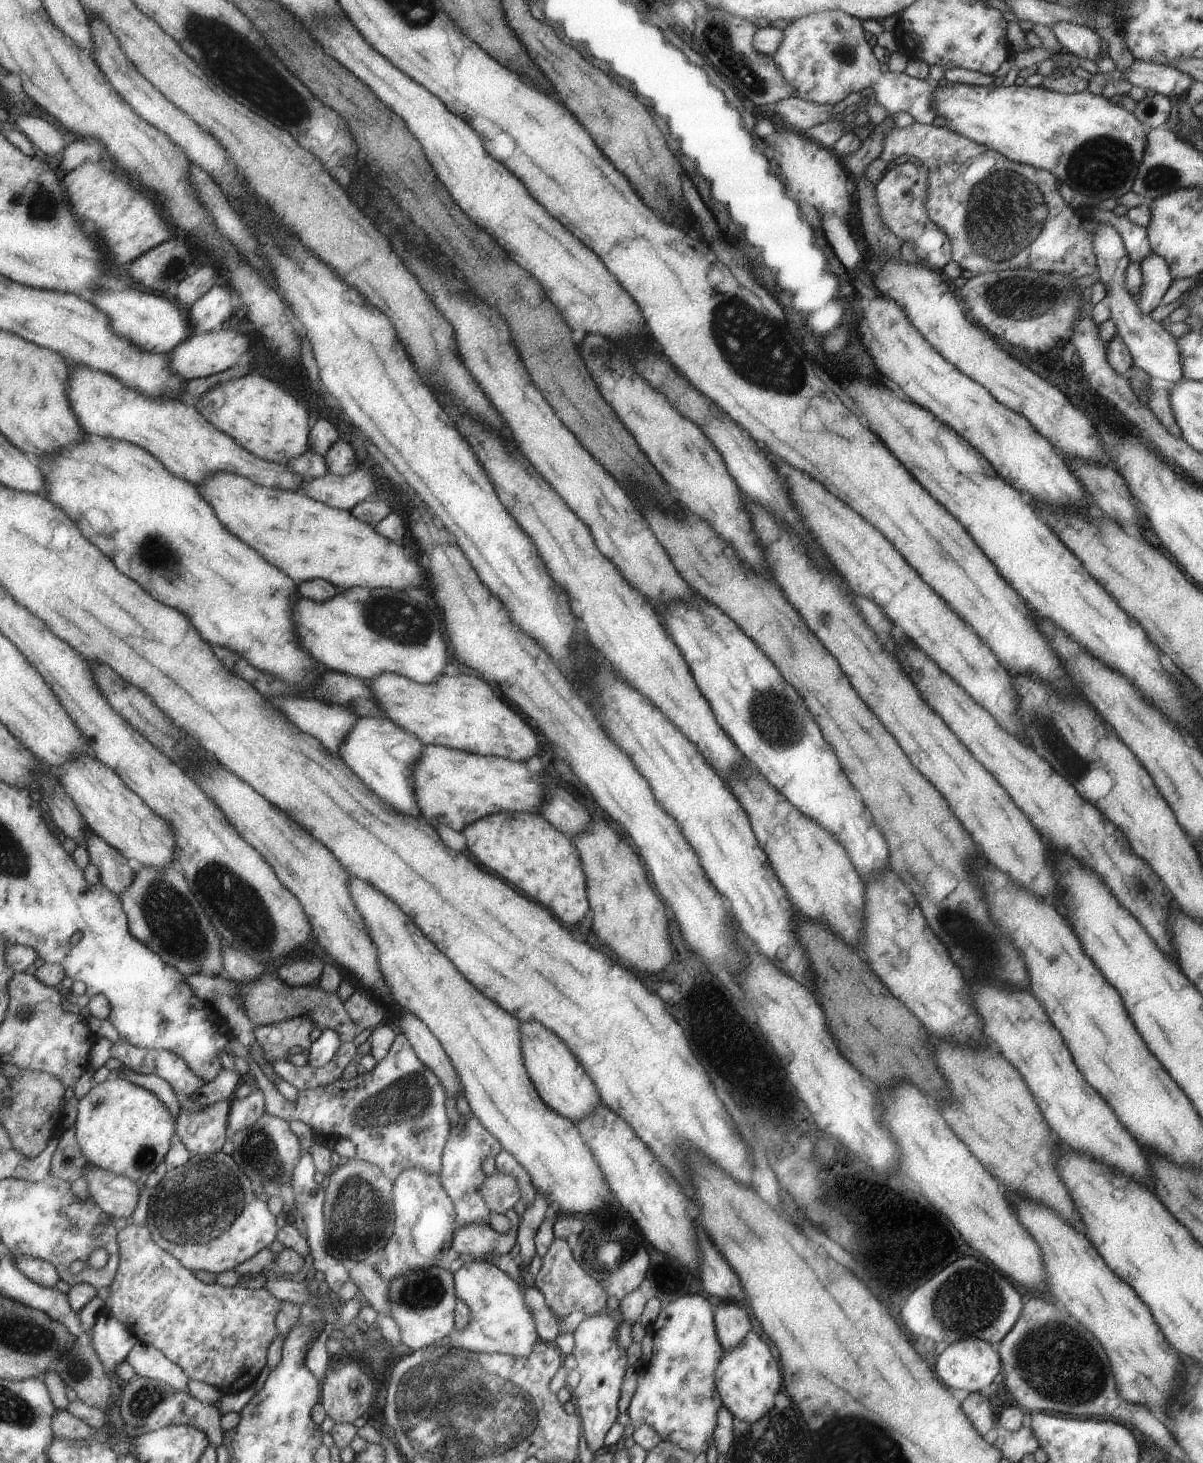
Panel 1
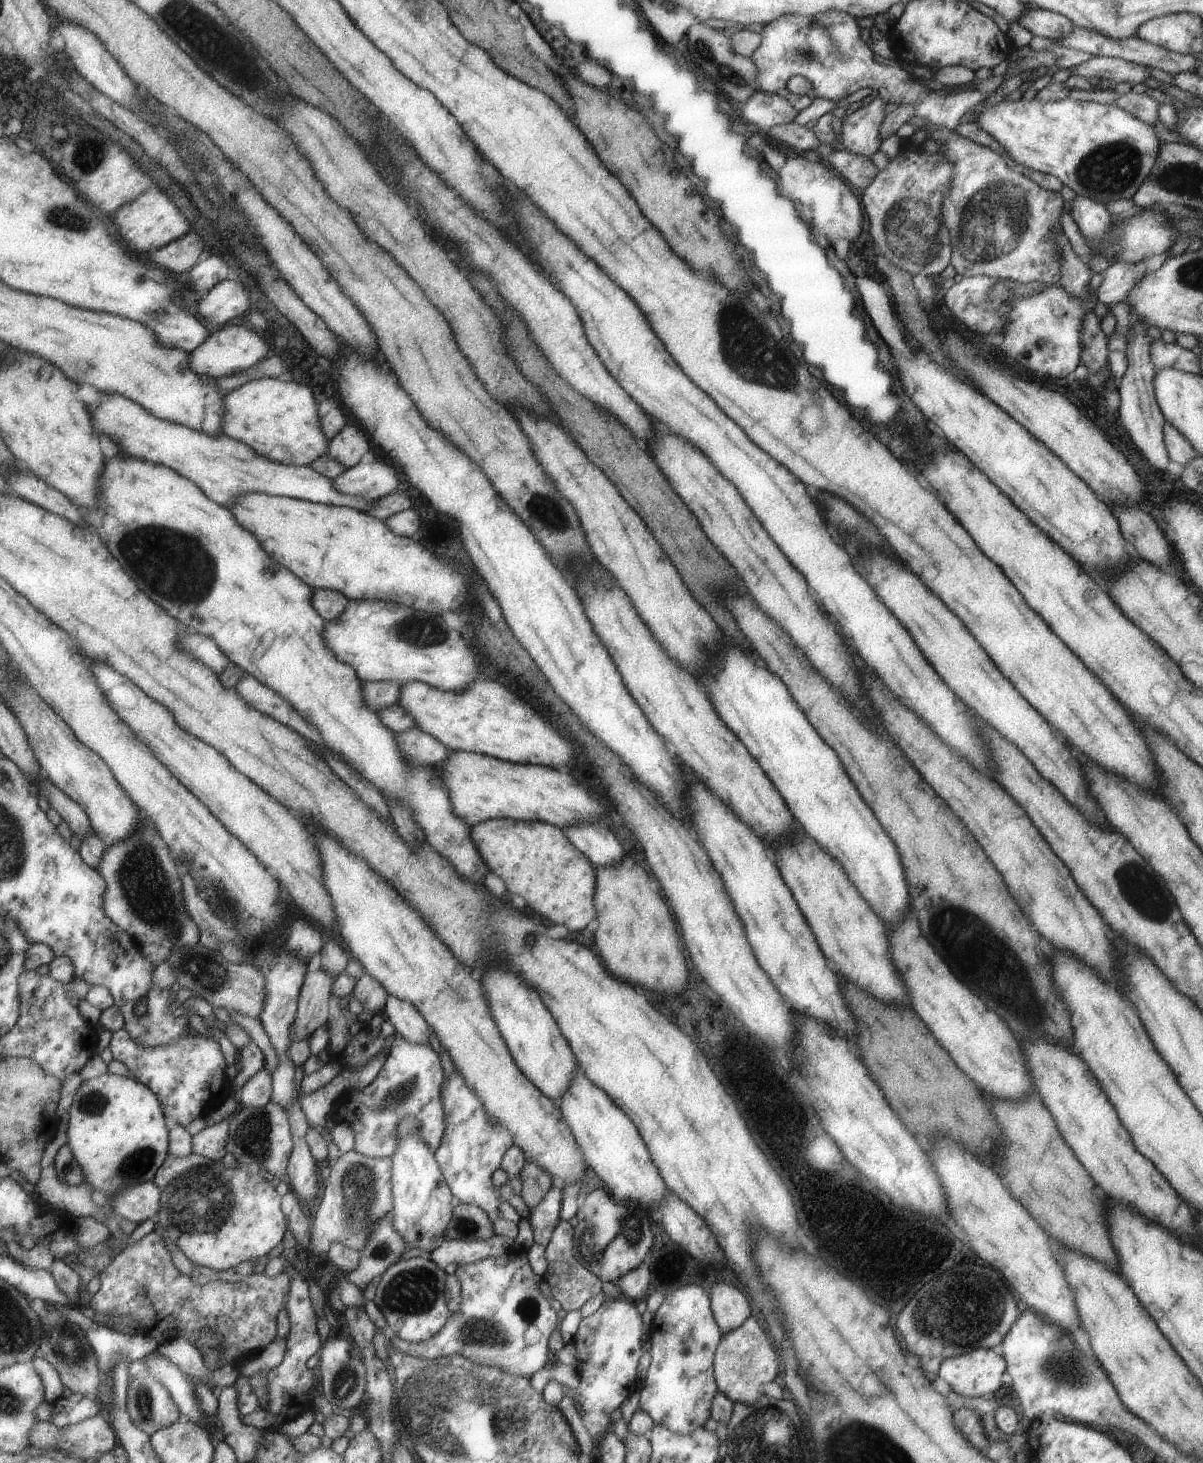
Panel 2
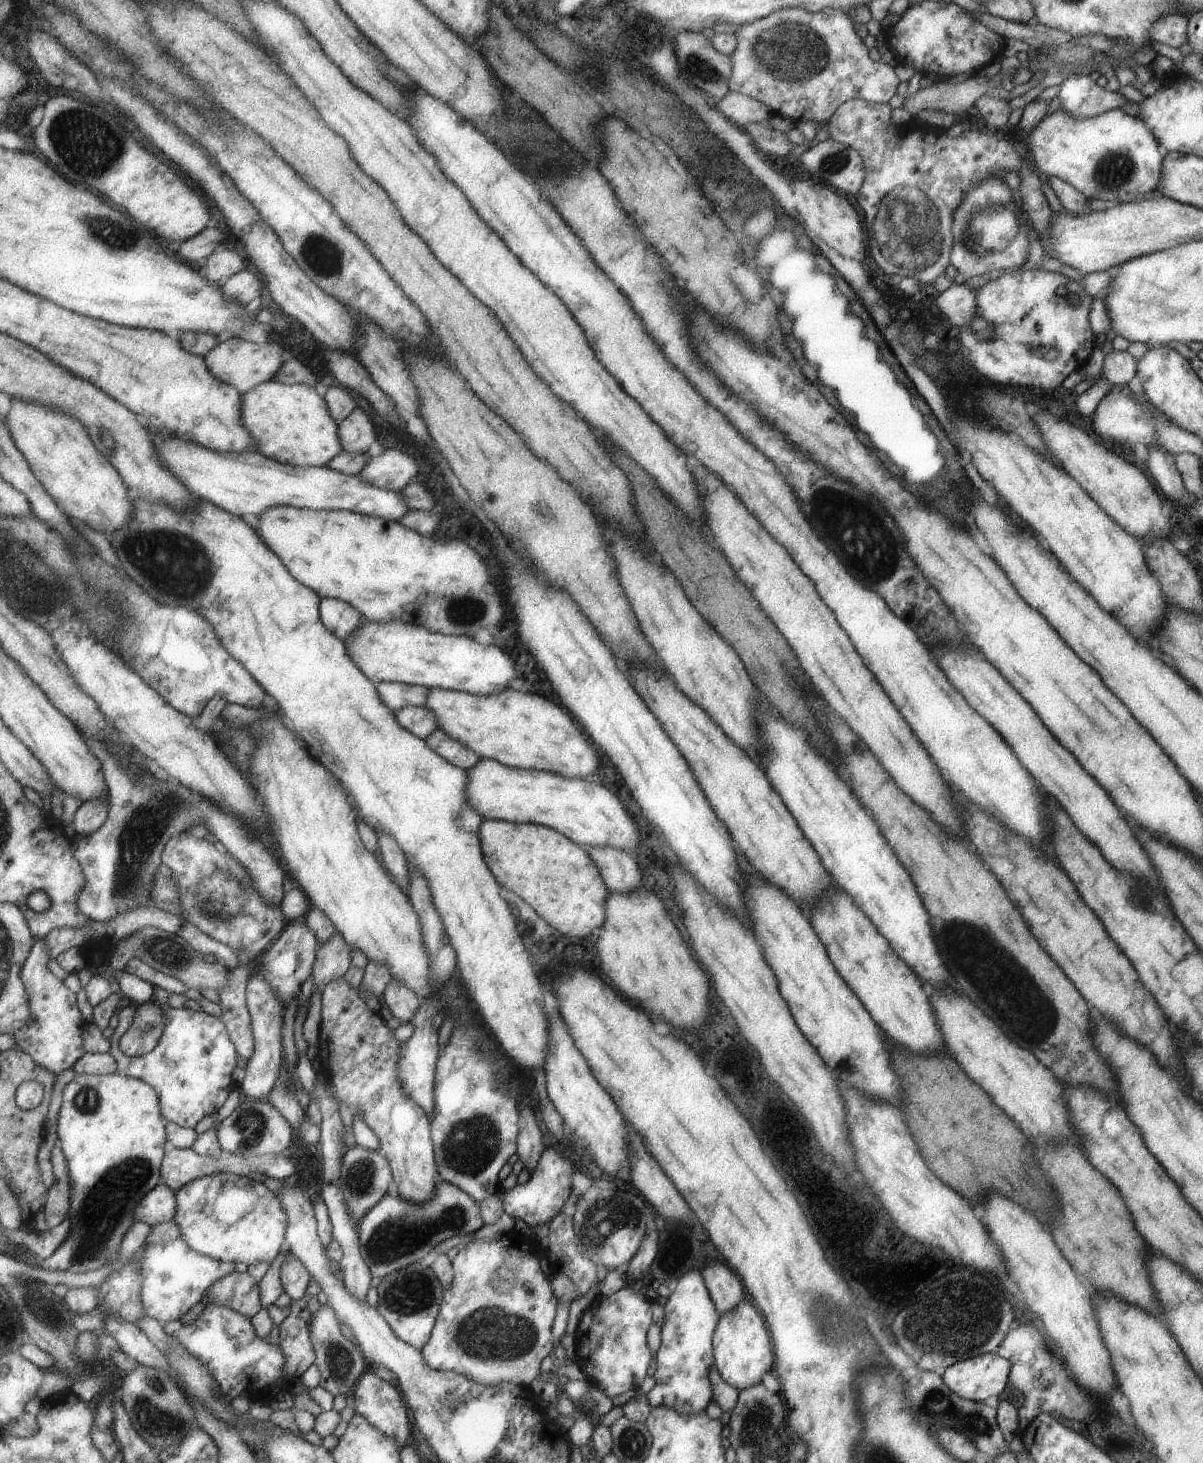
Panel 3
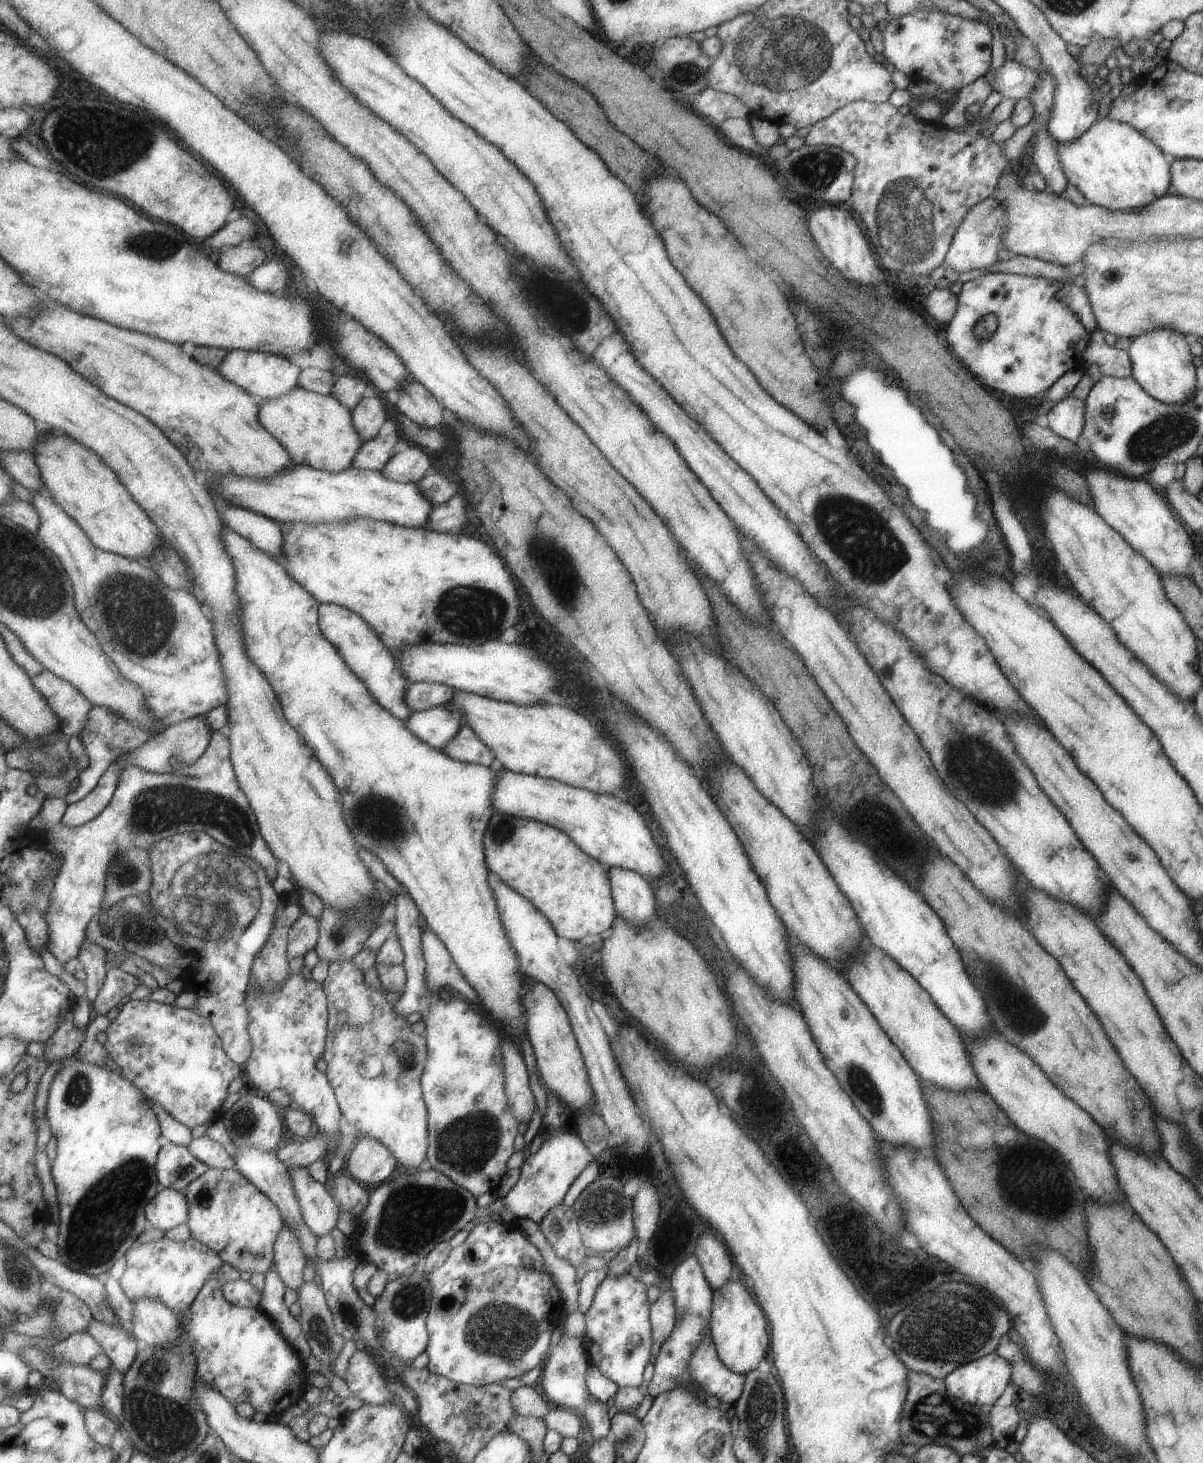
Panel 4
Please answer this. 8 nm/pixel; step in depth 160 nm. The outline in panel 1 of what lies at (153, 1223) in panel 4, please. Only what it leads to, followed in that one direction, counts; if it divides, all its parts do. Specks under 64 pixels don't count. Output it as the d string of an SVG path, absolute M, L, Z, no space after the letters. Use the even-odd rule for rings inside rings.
M89 1162L82 1179L88 1181L92 1198L108 1215L131 1220L140 1199L140 1188L134 1180Z

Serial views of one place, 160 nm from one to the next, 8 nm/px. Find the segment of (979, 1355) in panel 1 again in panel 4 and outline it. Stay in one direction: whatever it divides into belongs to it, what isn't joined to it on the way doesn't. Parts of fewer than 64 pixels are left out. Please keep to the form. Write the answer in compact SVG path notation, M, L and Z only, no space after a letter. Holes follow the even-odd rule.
M995 1352L995 1354L982 1356L977 1360L954 1368L944 1376L944 1385L951 1396L967 1404L978 1407L983 1406L983 1404L991 1406L1001 1396L1001 1392L1003 1392L1007 1383L1011 1381L1010 1370L1010 1364Z

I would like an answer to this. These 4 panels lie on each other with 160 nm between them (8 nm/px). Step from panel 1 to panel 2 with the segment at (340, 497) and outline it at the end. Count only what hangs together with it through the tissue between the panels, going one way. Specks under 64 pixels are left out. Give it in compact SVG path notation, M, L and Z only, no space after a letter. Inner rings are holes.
M370 458L345 469L343 474L332 481L342 493L375 502L397 490L401 482L399 470L393 462L379 462Z

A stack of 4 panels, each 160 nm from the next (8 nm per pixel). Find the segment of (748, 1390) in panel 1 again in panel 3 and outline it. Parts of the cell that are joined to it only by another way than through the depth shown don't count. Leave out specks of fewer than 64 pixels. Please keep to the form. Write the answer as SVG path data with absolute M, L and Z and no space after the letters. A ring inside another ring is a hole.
M745 1301L730 1313L719 1317L712 1336L712 1353L714 1369L719 1373L720 1379L739 1391L761 1383L761 1377L766 1372L772 1372L775 1363L770 1331L765 1328L763 1318L757 1314L757 1310Z

